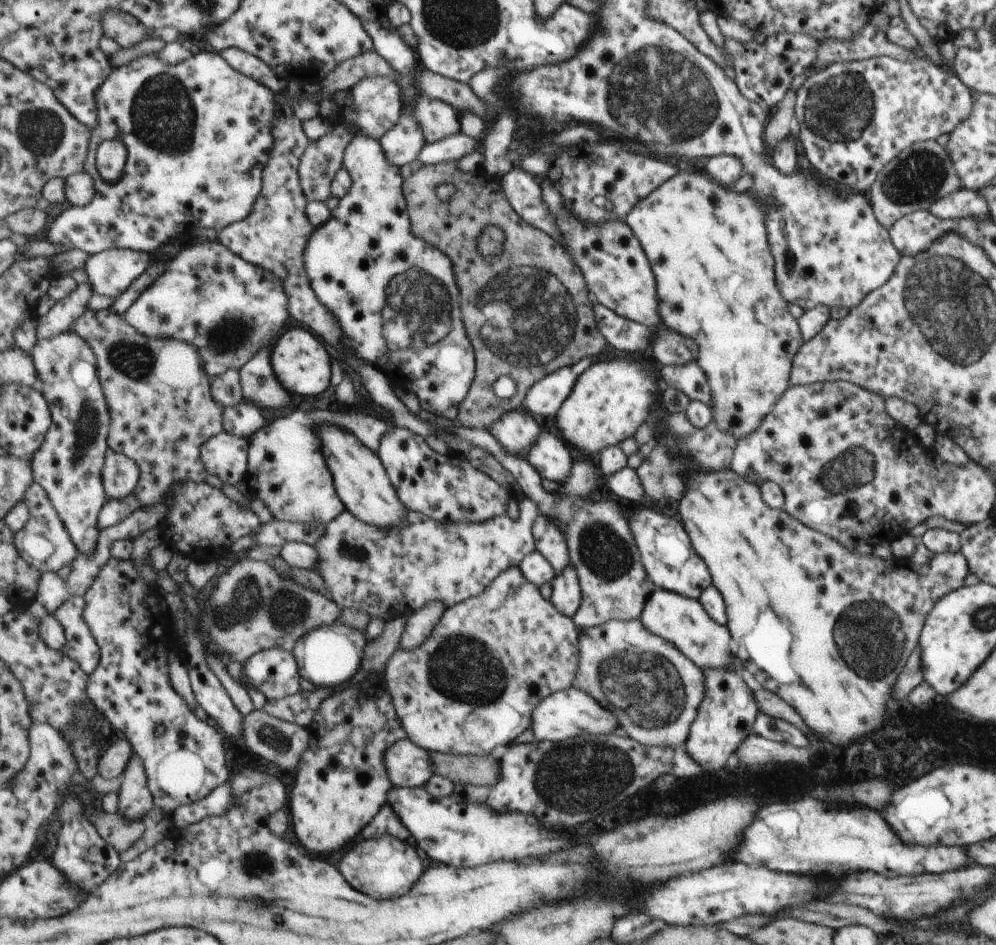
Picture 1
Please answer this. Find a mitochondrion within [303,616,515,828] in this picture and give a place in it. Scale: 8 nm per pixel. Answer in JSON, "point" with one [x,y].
{"point":[458,668]}

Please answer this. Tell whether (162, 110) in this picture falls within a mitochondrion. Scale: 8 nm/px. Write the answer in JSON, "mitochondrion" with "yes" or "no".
{"mitochondrion":"yes"}

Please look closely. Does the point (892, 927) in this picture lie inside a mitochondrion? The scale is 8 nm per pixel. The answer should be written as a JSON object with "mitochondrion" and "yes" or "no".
{"mitochondrion":"no"}

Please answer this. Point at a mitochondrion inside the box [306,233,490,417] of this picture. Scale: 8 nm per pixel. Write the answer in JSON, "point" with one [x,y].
{"point":[418,307]}

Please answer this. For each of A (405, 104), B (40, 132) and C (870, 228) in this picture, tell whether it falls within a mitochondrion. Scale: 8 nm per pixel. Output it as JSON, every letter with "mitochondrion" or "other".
{"A":"other","B":"mitochondrion","C":"other"}

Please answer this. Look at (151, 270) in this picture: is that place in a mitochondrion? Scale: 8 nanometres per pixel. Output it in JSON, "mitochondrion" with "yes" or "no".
{"mitochondrion":"no"}

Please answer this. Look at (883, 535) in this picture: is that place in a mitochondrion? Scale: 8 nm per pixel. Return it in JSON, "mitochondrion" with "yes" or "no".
{"mitochondrion":"no"}

